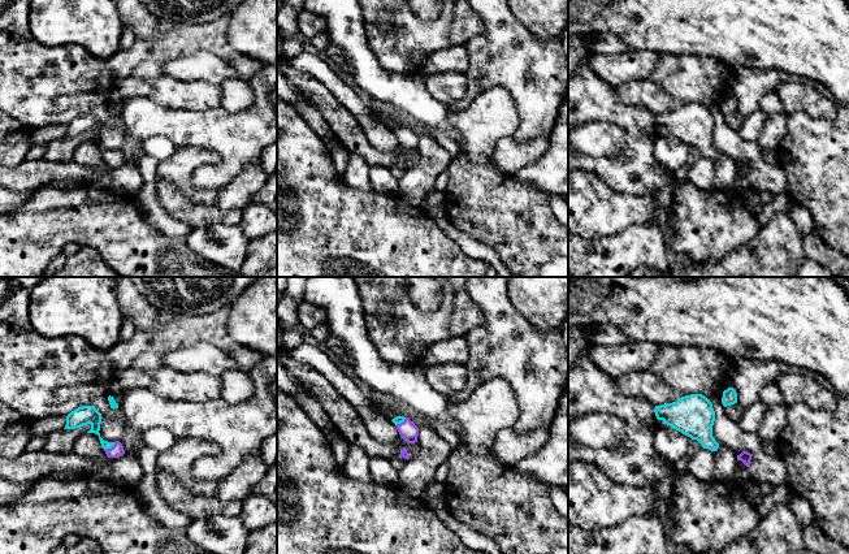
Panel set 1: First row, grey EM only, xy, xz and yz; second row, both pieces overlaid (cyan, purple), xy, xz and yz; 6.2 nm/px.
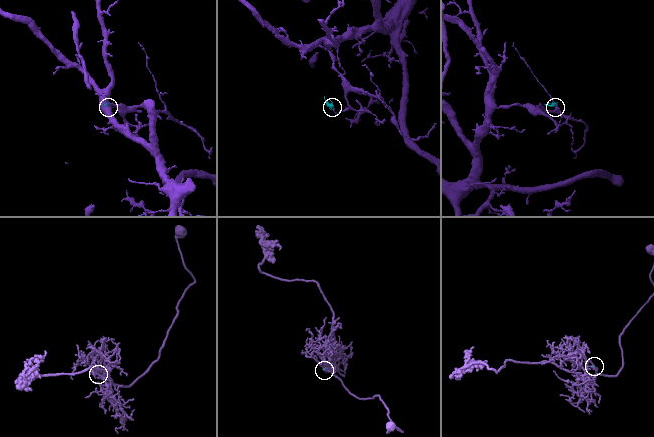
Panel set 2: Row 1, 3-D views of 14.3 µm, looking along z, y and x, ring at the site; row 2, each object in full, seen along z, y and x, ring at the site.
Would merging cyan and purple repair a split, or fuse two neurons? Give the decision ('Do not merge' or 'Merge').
Merge

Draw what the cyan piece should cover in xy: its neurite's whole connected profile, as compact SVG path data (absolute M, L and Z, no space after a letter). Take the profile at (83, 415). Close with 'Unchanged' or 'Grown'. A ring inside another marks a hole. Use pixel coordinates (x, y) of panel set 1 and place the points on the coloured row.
M82 406L72 411L66 416L66 425L64 429L75 429L90 424L91 429L87 433L95 433L99 436L101 447L104 449L108 458L120 458L125 454L124 446L120 441L108 442L100 437L101 414L95 406Z. Grown

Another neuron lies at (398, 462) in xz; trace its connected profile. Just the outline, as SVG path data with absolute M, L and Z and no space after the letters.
M400 436L395 441L393 441L390 445L394 447L394 451L393 451L393 455L391 455L391 458L389 460L391 463L391 467L397 472L400 472L402 468L404 467L406 462L407 462L407 459L404 459L400 455L402 450L404 447L407 449L407 453L410 455L410 459L411 458L415 458L419 454L419 451L420 451L419 442L408 443Z

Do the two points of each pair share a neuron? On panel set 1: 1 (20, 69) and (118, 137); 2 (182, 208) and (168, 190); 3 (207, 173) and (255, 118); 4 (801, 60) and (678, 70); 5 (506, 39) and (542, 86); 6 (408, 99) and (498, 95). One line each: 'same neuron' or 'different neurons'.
1: same neuron
2: same neuron
3: same neuron
4: different neurons
5: same neuron
6: different neurons

